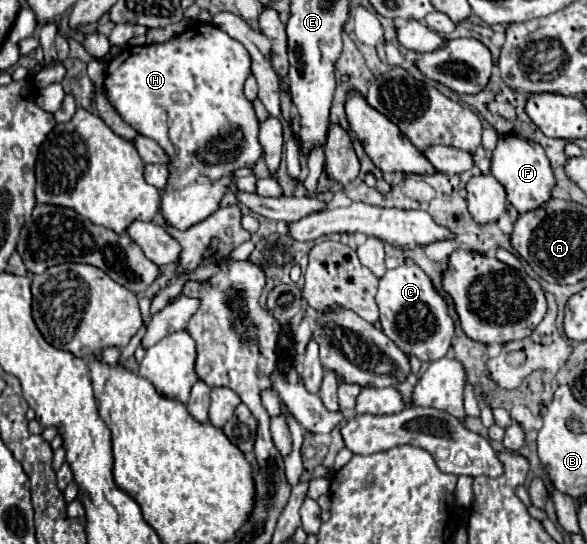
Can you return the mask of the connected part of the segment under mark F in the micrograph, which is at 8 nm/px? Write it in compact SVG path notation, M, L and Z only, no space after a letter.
M515 134L501 136L497 140L495 150L489 156L491 160L491 174L497 182L505 188L507 200L517 208L517 212L529 212L539 208L547 198L551 198L551 190L555 188L555 178L549 166L549 160L539 144L527 138L519 138Z

